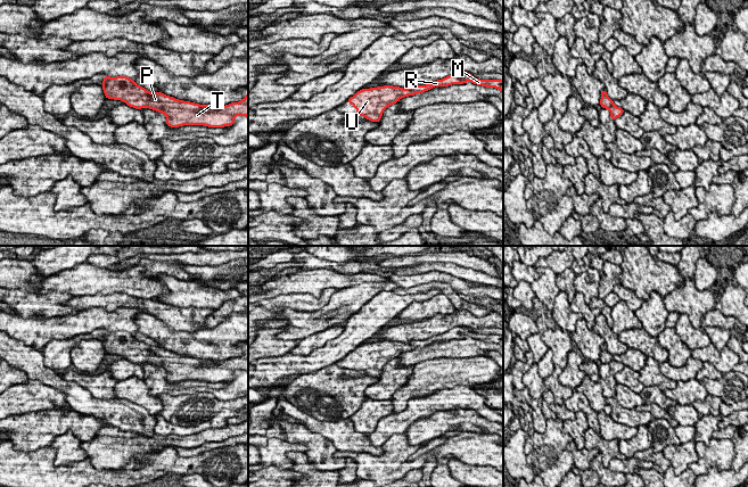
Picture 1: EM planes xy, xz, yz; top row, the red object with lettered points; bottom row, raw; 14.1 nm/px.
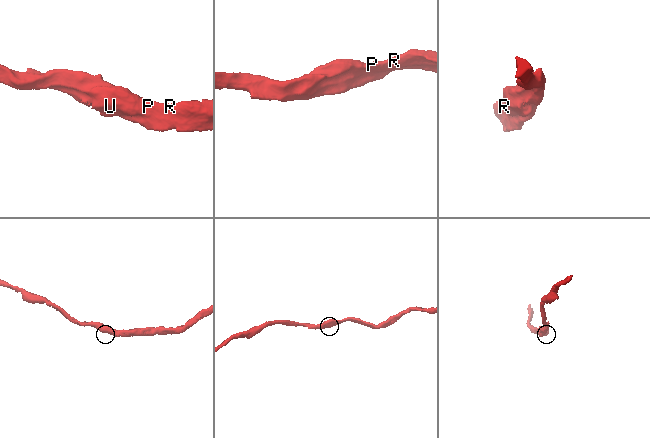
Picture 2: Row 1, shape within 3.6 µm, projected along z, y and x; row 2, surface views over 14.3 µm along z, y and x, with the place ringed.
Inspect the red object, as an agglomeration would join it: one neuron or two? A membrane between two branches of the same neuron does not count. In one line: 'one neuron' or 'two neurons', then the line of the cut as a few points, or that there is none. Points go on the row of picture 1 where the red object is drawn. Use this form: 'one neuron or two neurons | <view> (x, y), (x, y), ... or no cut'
one neuron | no cut

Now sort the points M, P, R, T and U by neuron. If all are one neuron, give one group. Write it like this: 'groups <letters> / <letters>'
groups M P R T U

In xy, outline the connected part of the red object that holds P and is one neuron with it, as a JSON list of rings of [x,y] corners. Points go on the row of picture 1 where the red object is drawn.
[[[105,76],[102,82],[101,86],[107,99],[124,101],[137,109],[146,107],[163,113],[170,127],[183,125],[224,127],[235,124],[237,115],[248,117],[248,89],[247,96],[238,102],[212,106],[178,100],[162,92],[149,92],[126,76]]]

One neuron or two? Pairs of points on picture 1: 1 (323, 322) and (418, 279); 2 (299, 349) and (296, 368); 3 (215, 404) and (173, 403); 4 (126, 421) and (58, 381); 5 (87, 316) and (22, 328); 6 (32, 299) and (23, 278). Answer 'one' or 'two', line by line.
1: one
2: two
3: one
4: one
5: one
6: two

